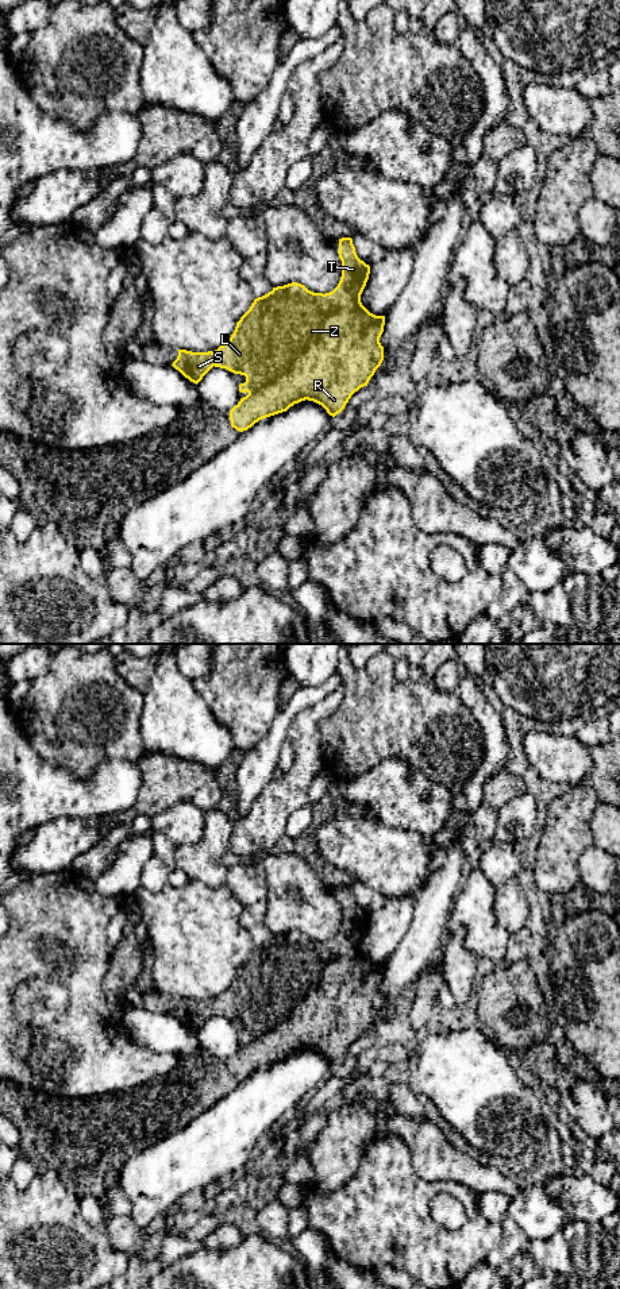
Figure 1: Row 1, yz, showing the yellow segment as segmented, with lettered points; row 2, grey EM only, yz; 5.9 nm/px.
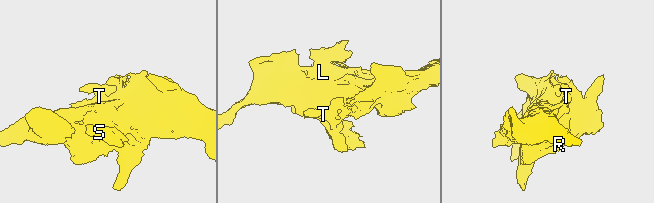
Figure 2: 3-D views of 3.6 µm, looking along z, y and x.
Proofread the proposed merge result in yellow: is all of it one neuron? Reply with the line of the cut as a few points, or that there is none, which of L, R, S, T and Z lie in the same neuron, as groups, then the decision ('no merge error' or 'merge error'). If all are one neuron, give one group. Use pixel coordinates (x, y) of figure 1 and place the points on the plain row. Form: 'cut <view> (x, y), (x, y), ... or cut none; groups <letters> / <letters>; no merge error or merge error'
cut none; groups L R S T Z; no merge error

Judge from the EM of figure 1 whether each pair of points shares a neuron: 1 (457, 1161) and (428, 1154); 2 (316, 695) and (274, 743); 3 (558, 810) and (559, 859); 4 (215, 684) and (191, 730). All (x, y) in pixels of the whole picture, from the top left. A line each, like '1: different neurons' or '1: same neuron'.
1: same neuron
2: same neuron
3: same neuron
4: different neurons

